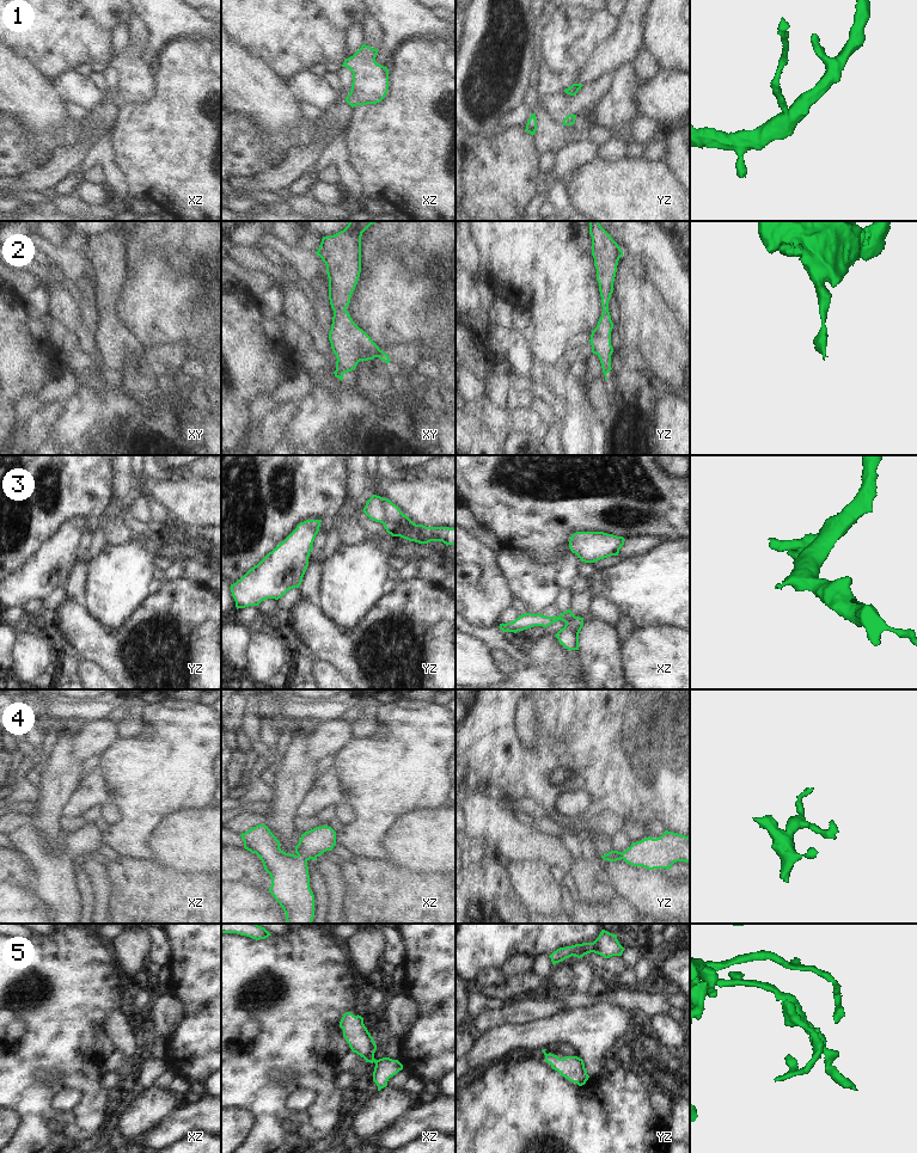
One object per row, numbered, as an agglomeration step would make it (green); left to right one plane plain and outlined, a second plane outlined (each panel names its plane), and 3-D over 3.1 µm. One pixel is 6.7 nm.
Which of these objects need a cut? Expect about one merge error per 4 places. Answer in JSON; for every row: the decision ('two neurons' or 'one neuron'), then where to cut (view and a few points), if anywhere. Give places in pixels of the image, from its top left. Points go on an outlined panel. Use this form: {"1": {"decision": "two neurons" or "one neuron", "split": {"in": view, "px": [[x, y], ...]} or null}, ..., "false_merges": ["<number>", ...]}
{"1": {"decision": "one neuron", "split": null}, "2": {"decision": "one neuron", "split": null}, "3": {"decision": "two neurons", "split": {"in": "yz", "px": [[383, 498], [385, 508], [384, 523]]}}, "4": {"decision": "one neuron", "split": null}, "5": {"decision": "one neuron", "split": null}, "false_merges": ["3"]}

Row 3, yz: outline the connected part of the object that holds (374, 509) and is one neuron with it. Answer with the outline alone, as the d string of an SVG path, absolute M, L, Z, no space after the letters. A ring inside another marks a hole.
M373 495L366 503L362 510L372 521L380 522L384 525L386 521L386 510L384 507L384 498Z

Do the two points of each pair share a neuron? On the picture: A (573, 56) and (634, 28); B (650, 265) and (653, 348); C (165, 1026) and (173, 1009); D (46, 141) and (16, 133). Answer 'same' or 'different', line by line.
A: different
B: different
C: same
D: same

